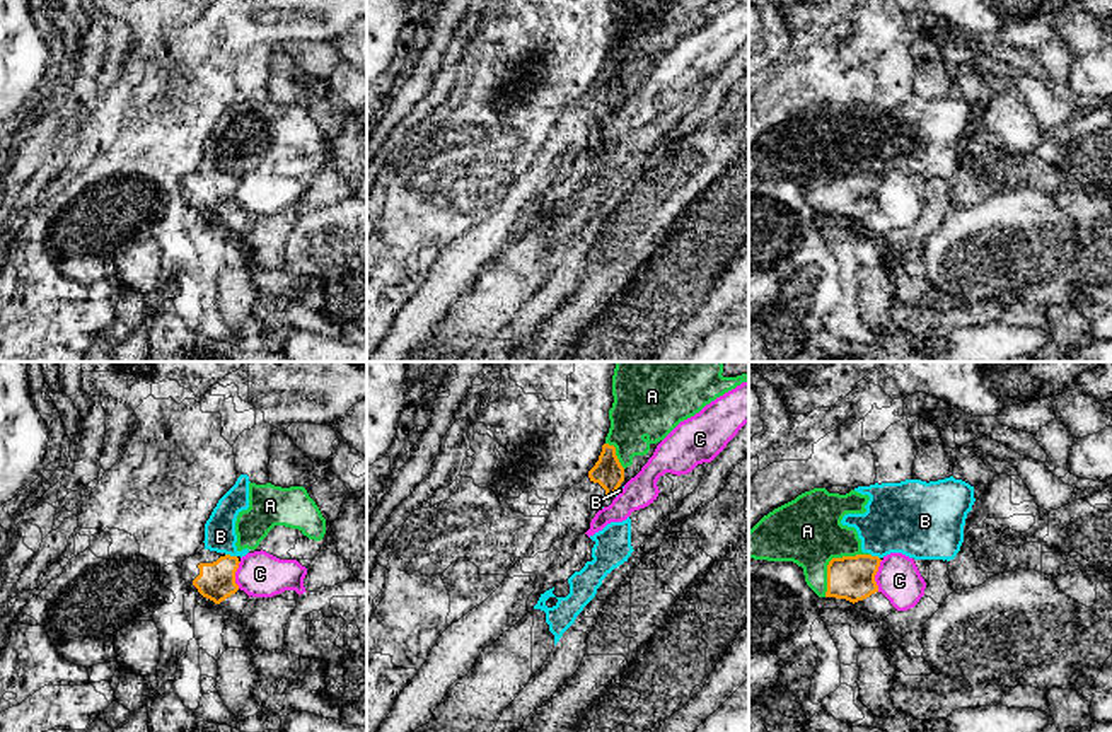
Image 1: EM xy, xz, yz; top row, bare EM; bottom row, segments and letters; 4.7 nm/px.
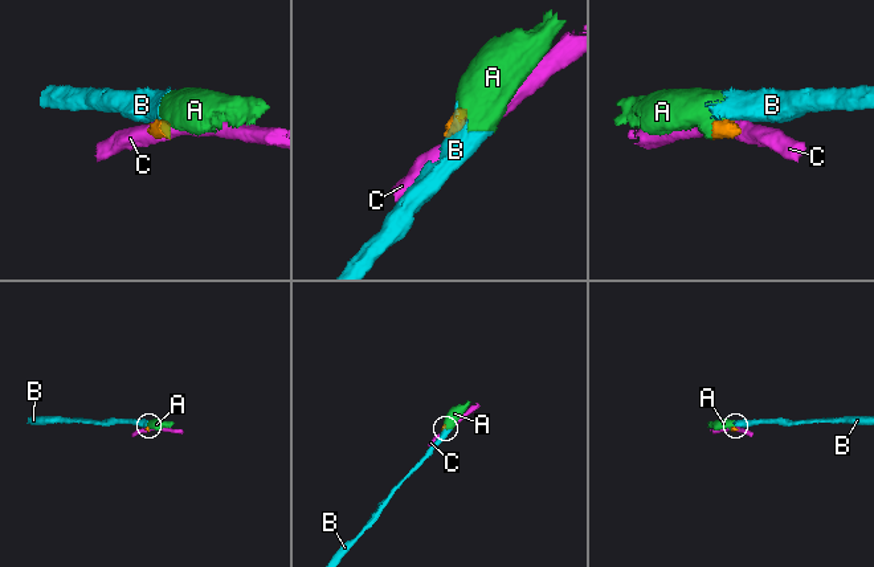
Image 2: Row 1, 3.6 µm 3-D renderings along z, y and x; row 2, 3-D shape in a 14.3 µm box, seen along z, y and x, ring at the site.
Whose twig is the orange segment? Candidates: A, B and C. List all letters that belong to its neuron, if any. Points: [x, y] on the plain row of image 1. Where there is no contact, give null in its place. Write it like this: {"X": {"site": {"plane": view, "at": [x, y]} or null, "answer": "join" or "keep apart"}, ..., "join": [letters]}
{"A": {"site": {"plane": "yz", "at": [831, 178]}, "answer": "keep apart"}, "B": {"site": {"plane": "xy", "at": [229, 173]}, "answer": "keep apart"}, "C": {"site": {"plane": "yz", "at": [875, 191]}, "answer": "keep apart"}, "join": []}

